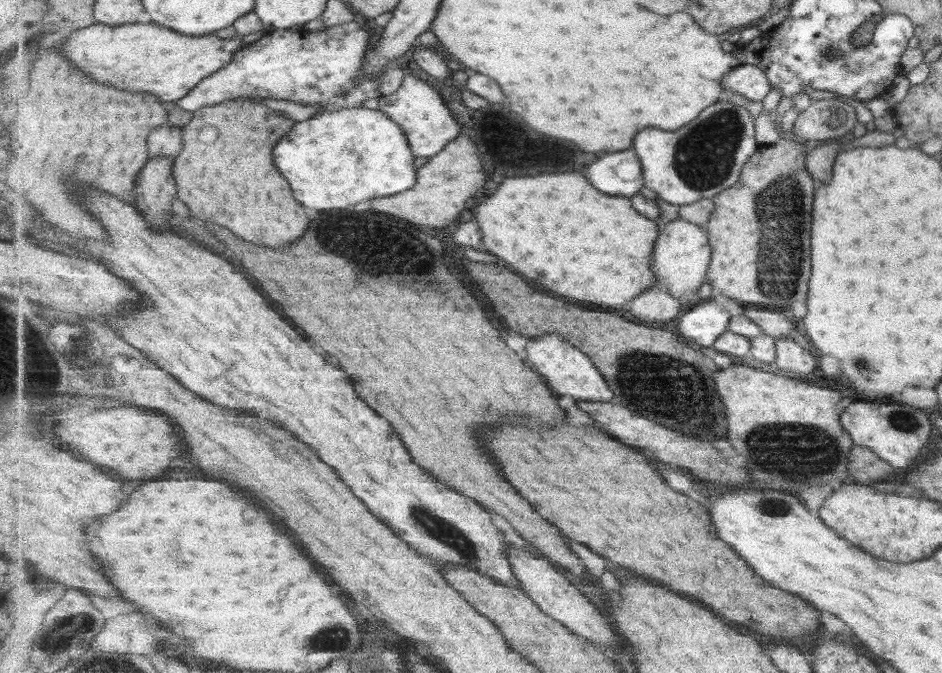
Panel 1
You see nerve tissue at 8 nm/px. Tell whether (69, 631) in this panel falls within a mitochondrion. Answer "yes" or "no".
yes

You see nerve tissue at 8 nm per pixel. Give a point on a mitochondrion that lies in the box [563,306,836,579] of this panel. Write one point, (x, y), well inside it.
(682, 396)

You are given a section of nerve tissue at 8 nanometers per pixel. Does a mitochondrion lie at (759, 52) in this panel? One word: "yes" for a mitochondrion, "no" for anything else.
no

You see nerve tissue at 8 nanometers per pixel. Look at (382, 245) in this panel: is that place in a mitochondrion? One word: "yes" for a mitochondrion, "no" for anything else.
yes

